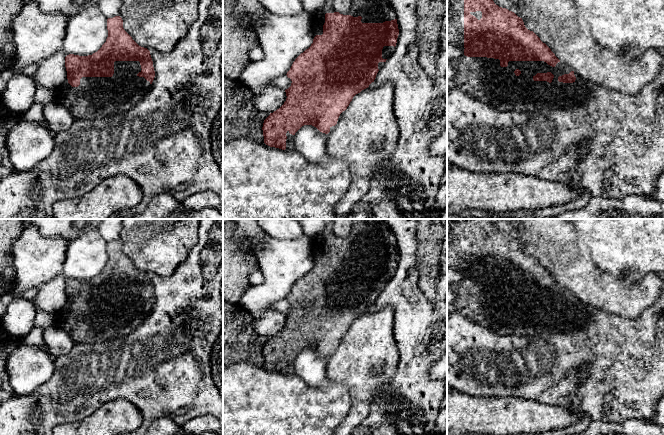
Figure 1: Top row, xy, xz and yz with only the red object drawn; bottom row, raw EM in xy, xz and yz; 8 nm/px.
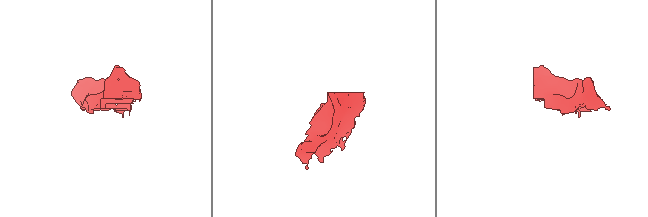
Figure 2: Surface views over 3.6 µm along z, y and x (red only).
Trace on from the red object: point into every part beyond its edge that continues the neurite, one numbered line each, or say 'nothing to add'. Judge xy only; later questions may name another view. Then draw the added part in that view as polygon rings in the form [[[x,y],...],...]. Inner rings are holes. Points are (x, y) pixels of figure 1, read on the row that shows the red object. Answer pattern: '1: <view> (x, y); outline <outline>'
1: xy (96, 97); outline [[[115,61],[112,77],[82,77],[78,87],[72,87],[66,79],[53,90],[53,101],[63,105],[75,120],[89,120],[124,114],[138,104],[151,88],[151,84],[144,77],[137,74],[141,72],[139,61]]]

